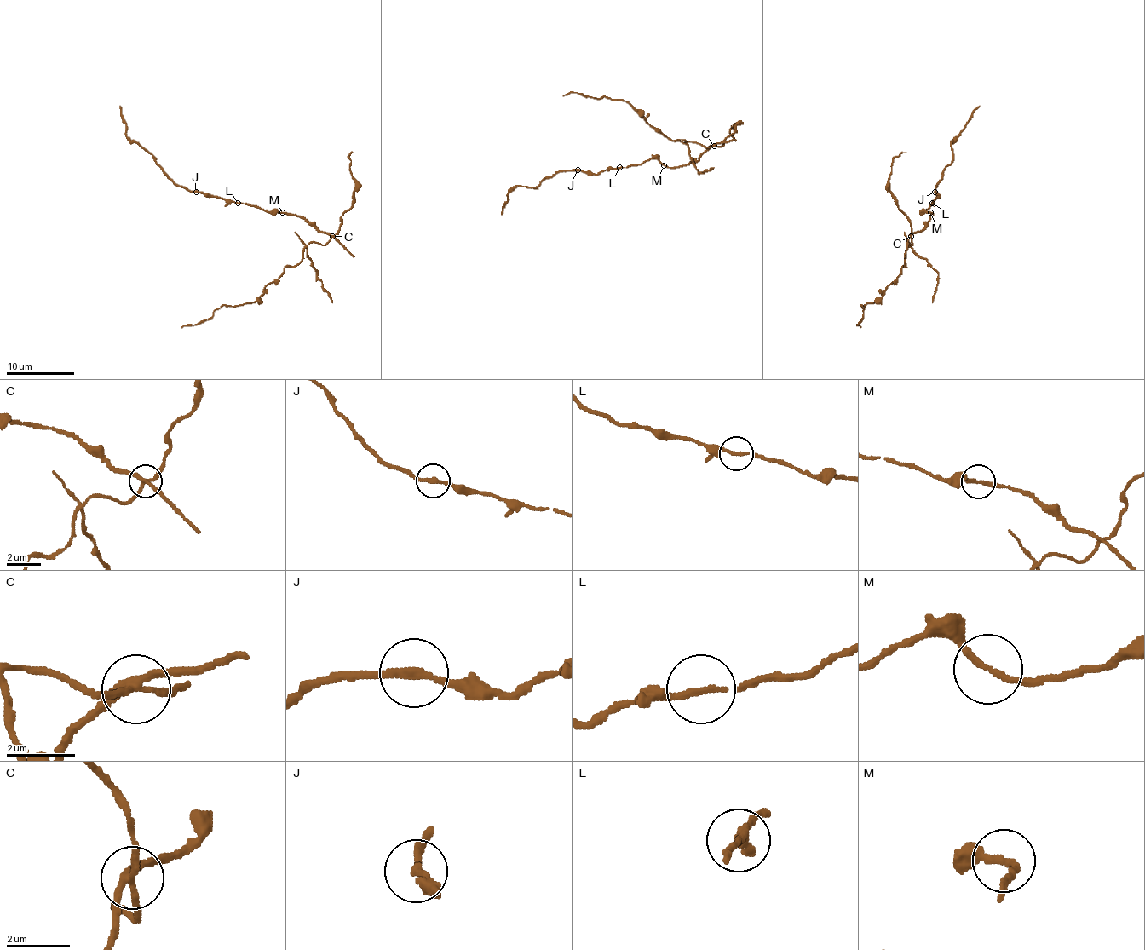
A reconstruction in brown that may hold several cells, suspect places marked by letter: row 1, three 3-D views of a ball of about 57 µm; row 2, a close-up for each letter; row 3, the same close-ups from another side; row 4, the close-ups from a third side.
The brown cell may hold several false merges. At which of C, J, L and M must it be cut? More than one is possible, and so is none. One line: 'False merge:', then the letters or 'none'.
False merge: C, J

